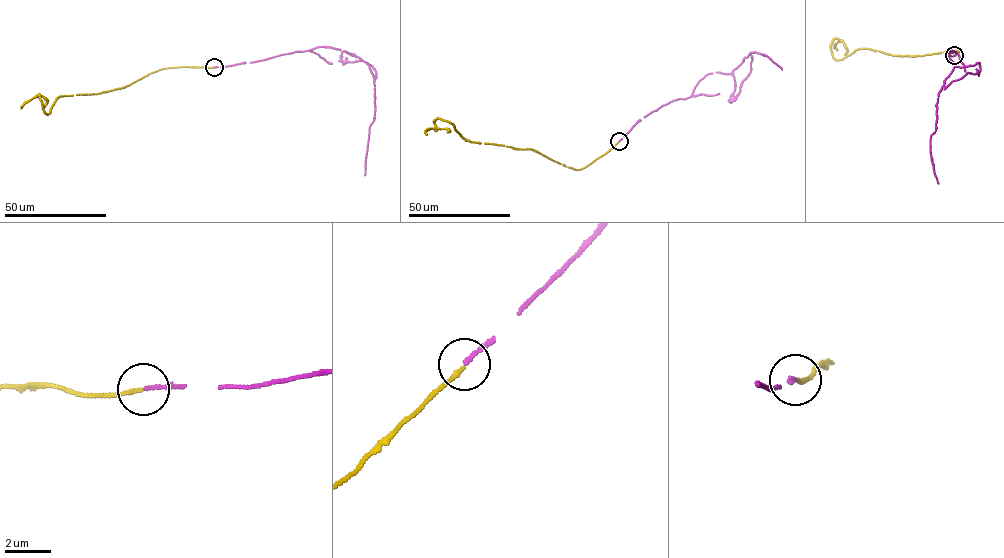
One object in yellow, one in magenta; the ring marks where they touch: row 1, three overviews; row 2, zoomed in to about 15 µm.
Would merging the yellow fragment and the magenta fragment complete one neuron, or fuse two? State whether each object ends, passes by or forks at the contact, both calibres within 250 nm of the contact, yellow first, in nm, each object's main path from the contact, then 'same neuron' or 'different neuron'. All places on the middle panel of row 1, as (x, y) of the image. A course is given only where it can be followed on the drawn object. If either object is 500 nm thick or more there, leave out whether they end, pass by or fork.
yellow ends | magenta ends | 160/150 nm | yellow via (619, 141), (577, 170), (532, 149), (471, 142), (451, 123), (436, 119), (435, 125), (447, 132) | magenta via (619, 141), (648, 114), (674, 100), (689, 98), (707, 74), (732, 74), (751, 52), (768, 56), (782, 69) | same neuron

